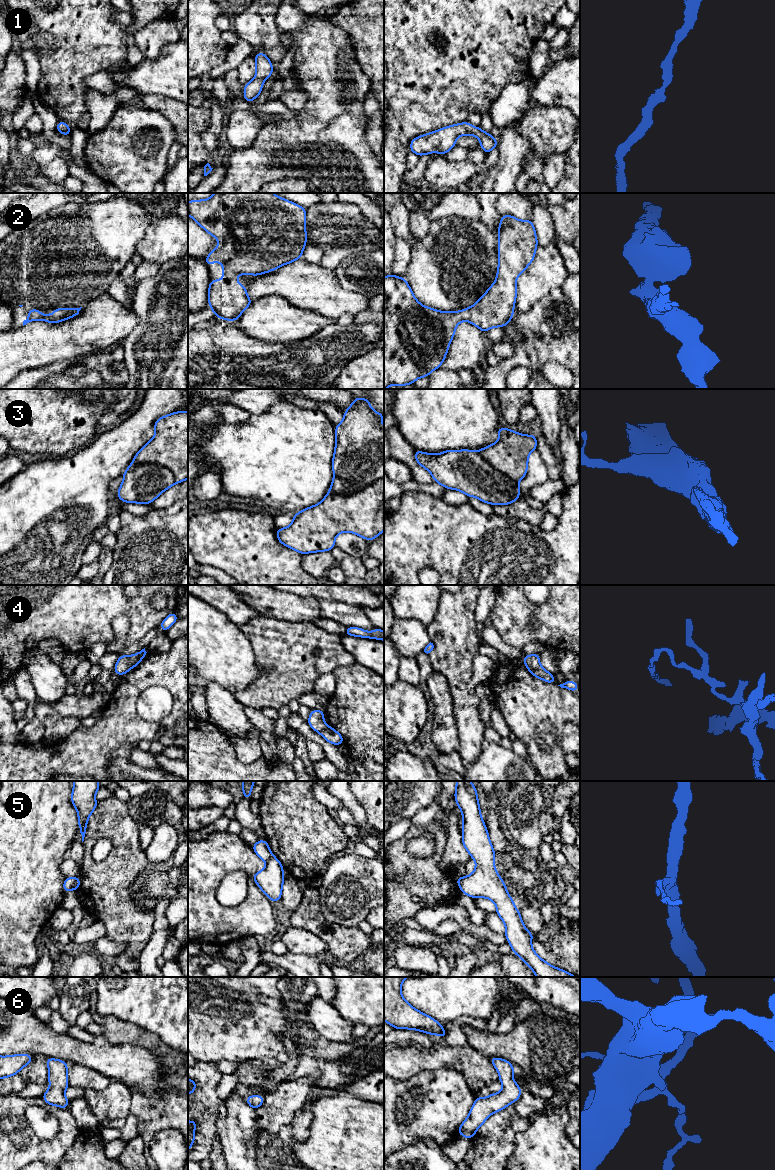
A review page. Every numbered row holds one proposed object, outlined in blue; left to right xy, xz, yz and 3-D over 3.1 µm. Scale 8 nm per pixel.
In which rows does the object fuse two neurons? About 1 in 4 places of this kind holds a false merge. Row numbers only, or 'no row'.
3, 4, 5

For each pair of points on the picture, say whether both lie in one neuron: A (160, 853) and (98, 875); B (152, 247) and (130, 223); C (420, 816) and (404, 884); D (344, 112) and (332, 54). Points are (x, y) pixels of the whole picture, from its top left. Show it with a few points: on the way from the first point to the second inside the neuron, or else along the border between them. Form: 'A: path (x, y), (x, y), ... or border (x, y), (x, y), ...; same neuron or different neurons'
A: border (144, 850), (149, 861); different neurons
B: border (154, 218), (136, 245), (135, 252); different neurons
C: border (433, 819), (425, 825), (412, 826); different neurons
D: path (335, 98), (332, 68); same neuron

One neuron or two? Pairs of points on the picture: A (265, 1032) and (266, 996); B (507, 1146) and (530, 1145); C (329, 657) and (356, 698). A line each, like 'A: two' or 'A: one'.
A: one
B: two
C: two

